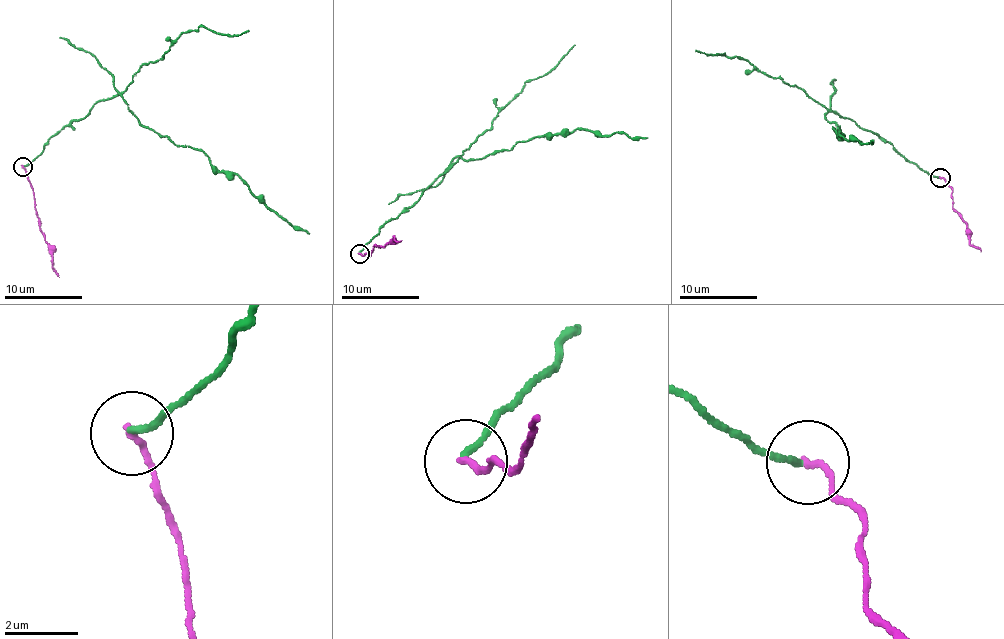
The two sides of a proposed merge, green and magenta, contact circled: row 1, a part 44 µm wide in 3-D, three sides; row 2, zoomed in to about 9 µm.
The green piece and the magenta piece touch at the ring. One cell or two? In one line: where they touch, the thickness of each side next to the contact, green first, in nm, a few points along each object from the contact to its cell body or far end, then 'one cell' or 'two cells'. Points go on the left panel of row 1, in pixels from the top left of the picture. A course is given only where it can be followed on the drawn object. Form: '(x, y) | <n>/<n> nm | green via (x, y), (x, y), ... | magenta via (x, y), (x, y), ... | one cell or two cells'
(23, 167) | 170/180 nm | green via (23, 166), (95, 103), (121, 95), (144, 125), (201, 149), (309, 234) | magenta via (23, 166), (32, 187), (34, 209), (59, 276) | two cells

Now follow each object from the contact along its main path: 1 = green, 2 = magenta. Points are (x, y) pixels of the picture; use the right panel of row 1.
1: (940, 177), (919, 170), (853, 120), (826, 113), (839, 135), (873, 142)
2: (940, 177), (952, 188), (952, 209), (966, 222), (970, 243), (980, 251)

